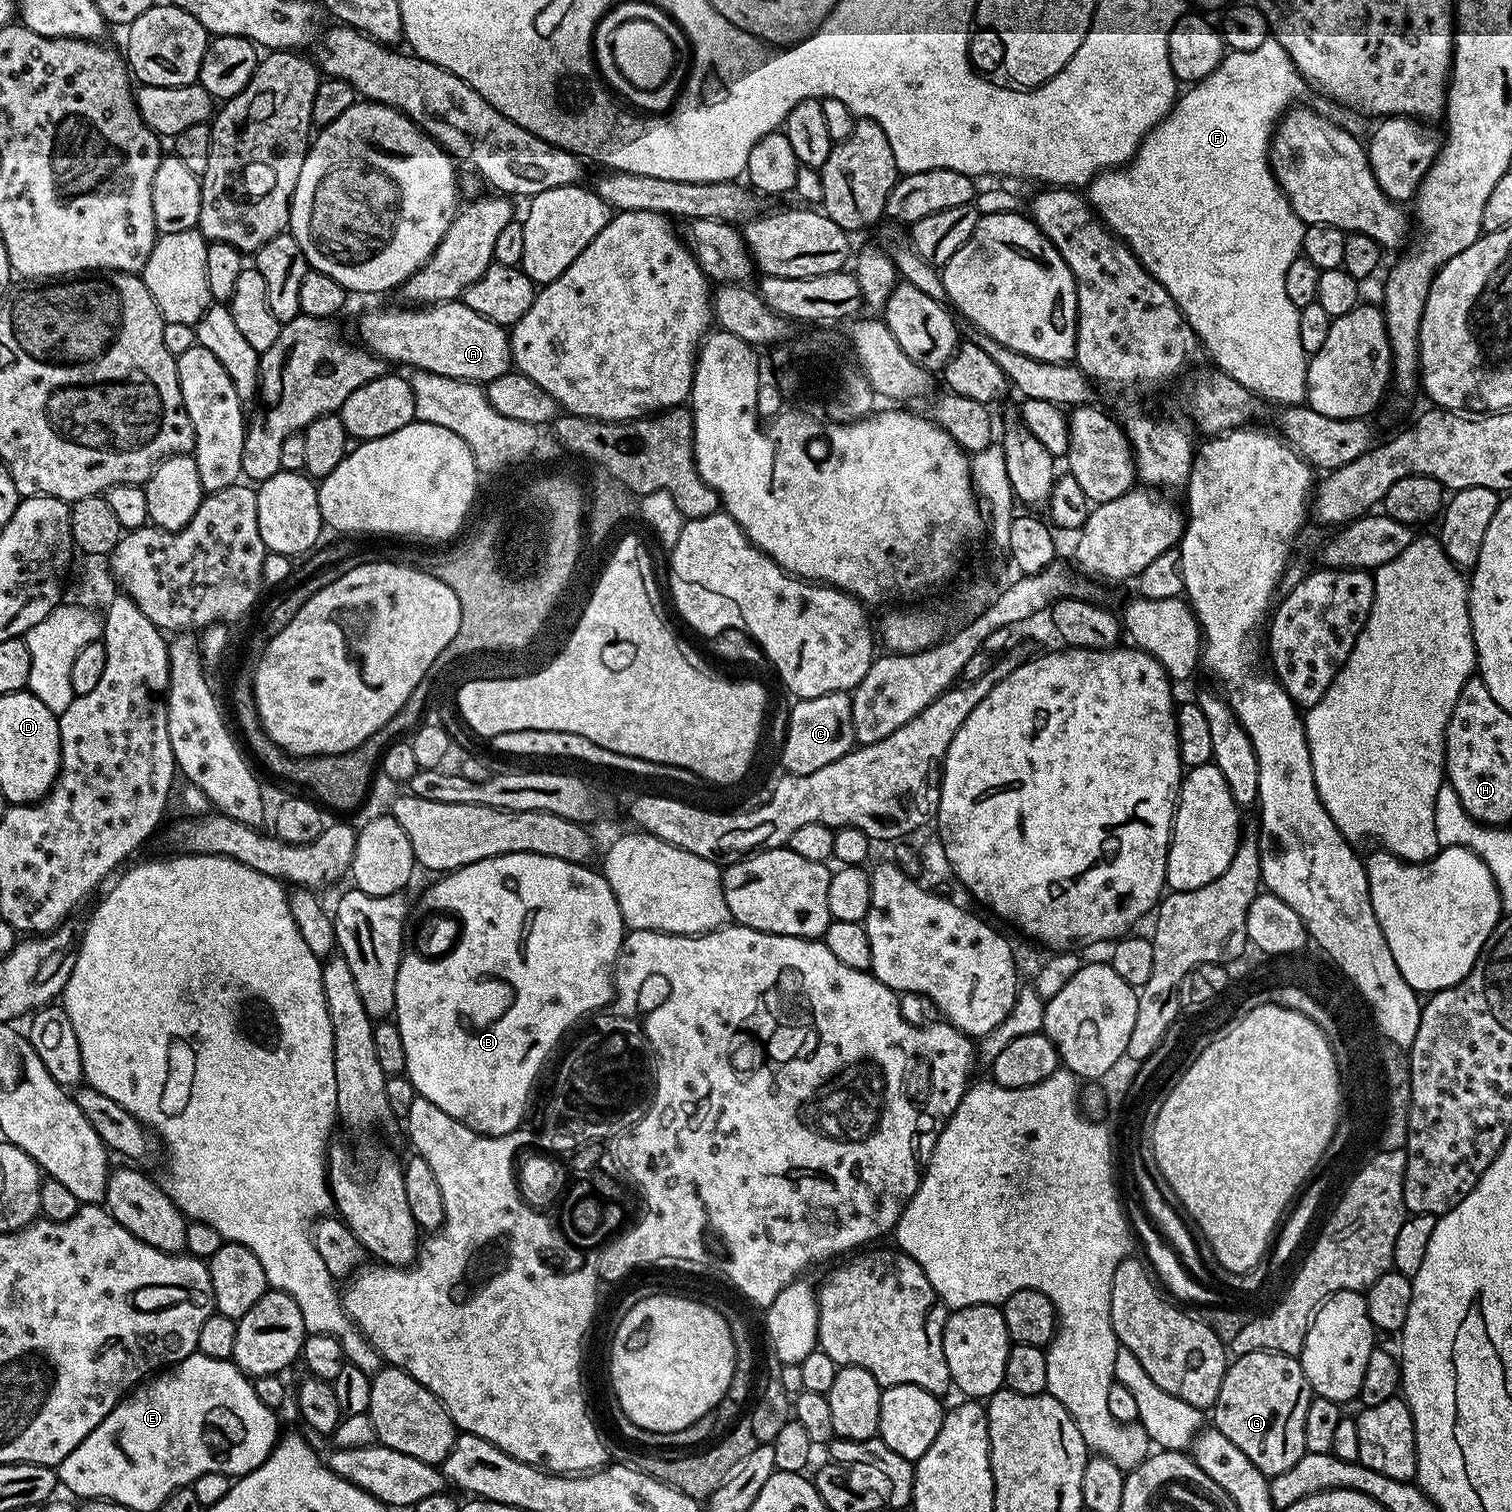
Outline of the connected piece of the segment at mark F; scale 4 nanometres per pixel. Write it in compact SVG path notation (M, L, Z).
M1269 38L1266 42L1262 42L1262 46L1258 46L1258 50L1250 50L1249 52L1234 52L1229 51L1225 55L1224 60L1220 63L1214 71L1211 72L1206 78L1202 78L1197 84L1191 85L1187 89L1188 93L1181 95L1177 99L1176 104L1172 107L1172 112L1167 116L1162 123L1158 125L1154 130L1150 130L1146 134L1146 138L1140 144L1140 149L1136 151L1136 157L1129 160L1127 164L1111 169L1107 172L1101 172L1091 184L1086 188L1086 199L1089 204L1092 205L1097 216L1103 220L1104 225L1107 226L1108 231L1116 235L1119 240L1124 241L1124 245L1129 248L1134 255L1138 258L1138 262L1142 262L1144 269L1158 282L1162 282L1162 286L1166 286L1166 294L1170 294L1170 298L1174 298L1174 302L1180 308L1180 313L1184 315L1184 320L1194 330L1194 334L1200 340L1203 351L1212 355L1212 360L1217 369L1226 373L1230 378L1234 378L1234 382L1238 382L1242 386L1246 386L1246 390L1250 390L1254 395L1259 396L1261 401L1268 402L1273 400L1276 406L1287 406L1290 404L1302 404L1305 403L1308 391L1306 390L1306 374L1308 373L1308 362L1310 359L1309 353L1302 350L1302 342L1298 338L1298 314L1300 309L1294 306L1294 302L1290 302L1290 298L1286 294L1286 270L1290 270L1290 262L1294 262L1296 257L1301 255L1302 252L1302 238L1304 237L1304 230L1306 225L1298 218L1298 214L1294 214L1294 210L1290 206L1290 202L1284 196L1284 192L1281 190L1279 184L1276 183L1276 179L1272 176L1272 170L1268 167L1268 153L1270 151L1270 145L1272 143L1272 134L1277 124L1280 123L1285 112L1289 108L1293 107L1306 93L1306 85L1302 74L1294 66L1294 62L1290 58L1290 54L1286 54L1286 50L1282 50L1282 46L1277 40Z

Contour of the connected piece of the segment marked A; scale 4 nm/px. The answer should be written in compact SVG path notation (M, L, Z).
M460 300L427 306L399 306L368 312L360 320L359 343L386 362L409 364L409 369L471 380L481 386L513 367L512 342L505 325L474 314Z

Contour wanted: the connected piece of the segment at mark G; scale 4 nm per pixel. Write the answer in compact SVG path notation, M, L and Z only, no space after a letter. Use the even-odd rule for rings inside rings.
M1284 1351L1251 1352L1235 1357L1225 1370L1218 1398L1210 1409L1211 1423L1218 1430L1222 1430L1222 1434L1226 1434L1226 1438L1230 1438L1230 1442L1234 1442L1234 1446L1238 1446L1238 1450L1242 1450L1242 1454L1246 1454L1246 1458L1254 1462L1254 1466L1258 1466L1263 1476L1271 1478L1290 1470L1290 1466L1294 1466L1294 1462L1298 1462L1298 1458L1304 1456L1306 1410L1313 1395L1312 1387L1309 1386L1297 1357L1287 1356Z

